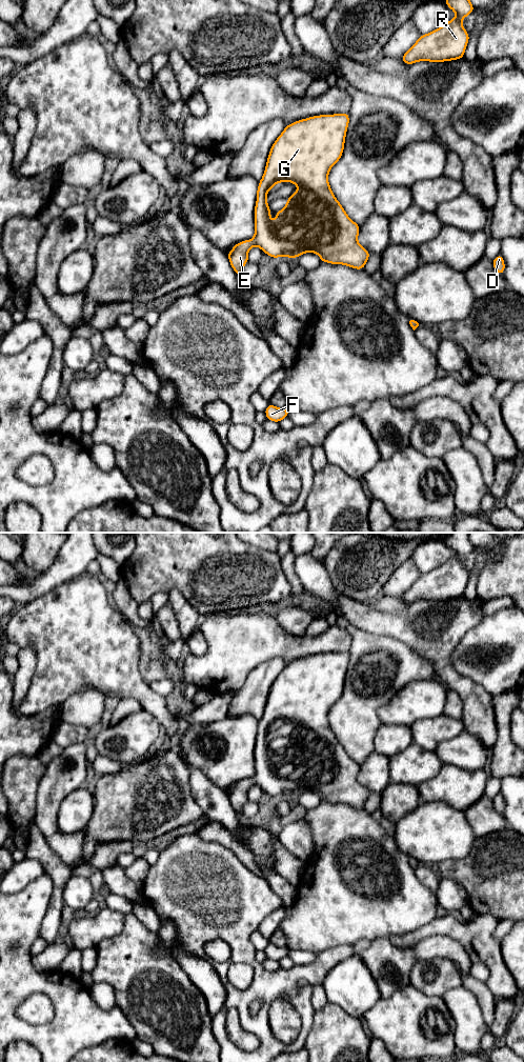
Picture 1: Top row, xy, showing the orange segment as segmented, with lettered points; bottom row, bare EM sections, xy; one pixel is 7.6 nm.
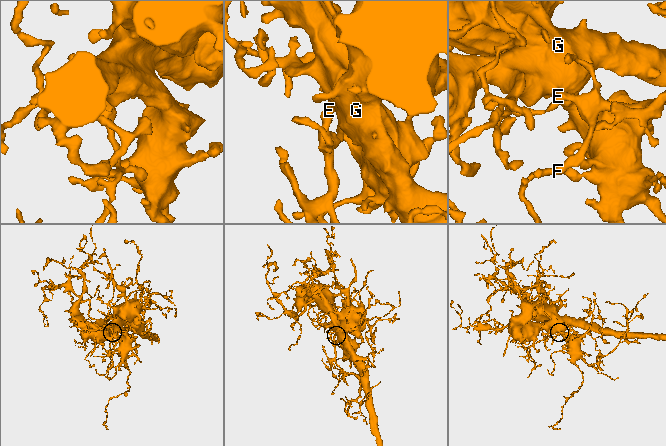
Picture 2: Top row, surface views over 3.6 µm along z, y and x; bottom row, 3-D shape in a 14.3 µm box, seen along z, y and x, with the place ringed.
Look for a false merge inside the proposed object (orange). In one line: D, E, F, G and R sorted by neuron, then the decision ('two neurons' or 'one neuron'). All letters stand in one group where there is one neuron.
D E F G R; one neuron

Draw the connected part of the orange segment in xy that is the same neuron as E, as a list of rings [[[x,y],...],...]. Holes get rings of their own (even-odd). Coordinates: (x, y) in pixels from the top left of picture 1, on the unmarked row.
[[[348,652],[313,655],[286,664],[274,681],[257,728],[255,775],[237,782],[227,793],[239,817],[243,817],[243,807],[253,785],[260,786],[271,797],[285,795],[294,798],[304,792],[315,792],[322,801],[364,808],[370,792],[358,781],[360,764],[348,756],[328,721],[329,709],[343,693],[348,664]],[[279,721],[291,721],[298,729],[288,736],[284,747],[274,753],[278,758],[271,760],[266,735]]]

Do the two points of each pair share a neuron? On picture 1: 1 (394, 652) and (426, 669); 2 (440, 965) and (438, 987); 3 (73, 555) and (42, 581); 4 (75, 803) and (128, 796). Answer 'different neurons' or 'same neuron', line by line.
1: same neuron
2: same neuron
3: same neuron
4: different neurons

